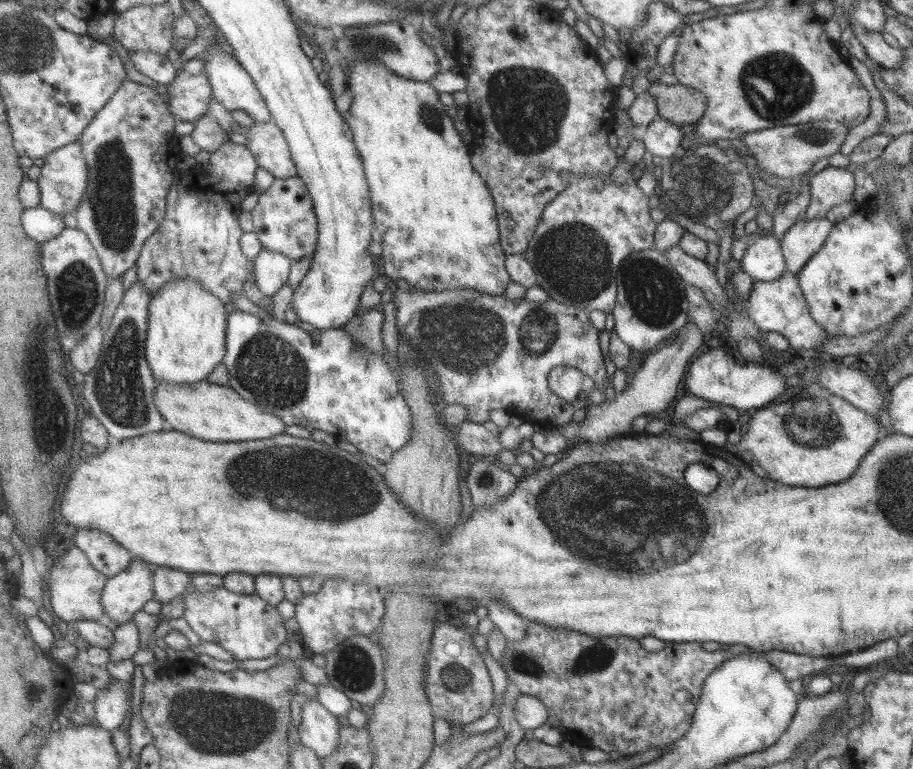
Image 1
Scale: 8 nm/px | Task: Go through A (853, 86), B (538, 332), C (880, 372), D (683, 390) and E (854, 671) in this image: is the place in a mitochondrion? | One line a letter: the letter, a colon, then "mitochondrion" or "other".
A: other
B: mitochondrion
C: other
D: other
E: other

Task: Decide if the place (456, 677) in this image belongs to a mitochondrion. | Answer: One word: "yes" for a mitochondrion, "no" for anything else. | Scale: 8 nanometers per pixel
yes

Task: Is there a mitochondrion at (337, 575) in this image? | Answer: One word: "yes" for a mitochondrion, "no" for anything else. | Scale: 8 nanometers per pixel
no

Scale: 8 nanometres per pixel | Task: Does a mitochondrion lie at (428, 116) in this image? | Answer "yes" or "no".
yes

